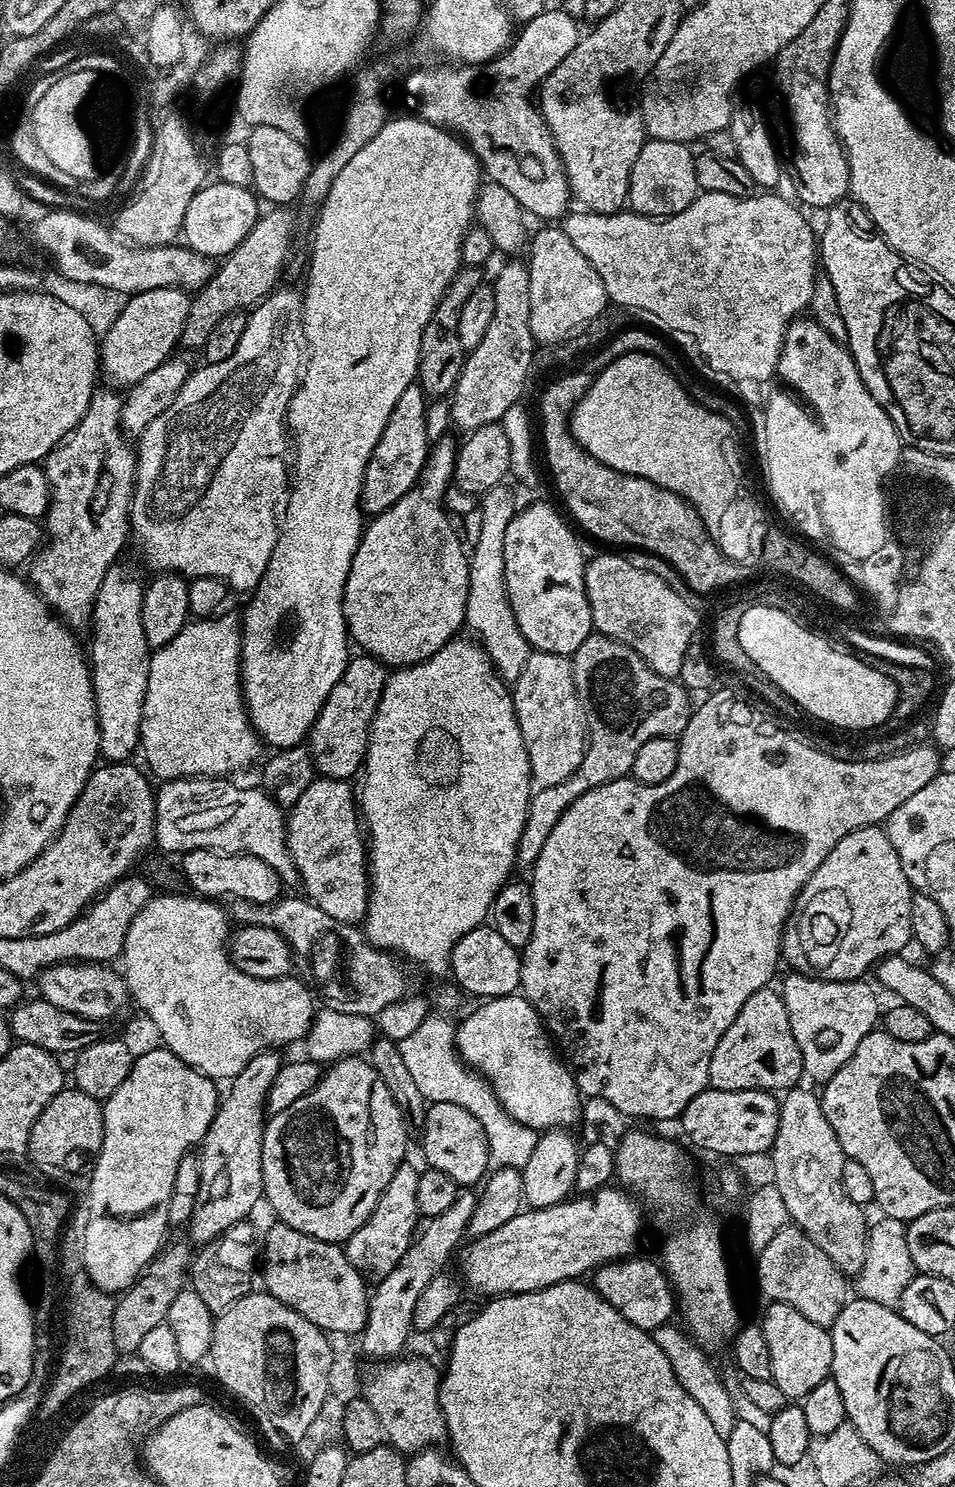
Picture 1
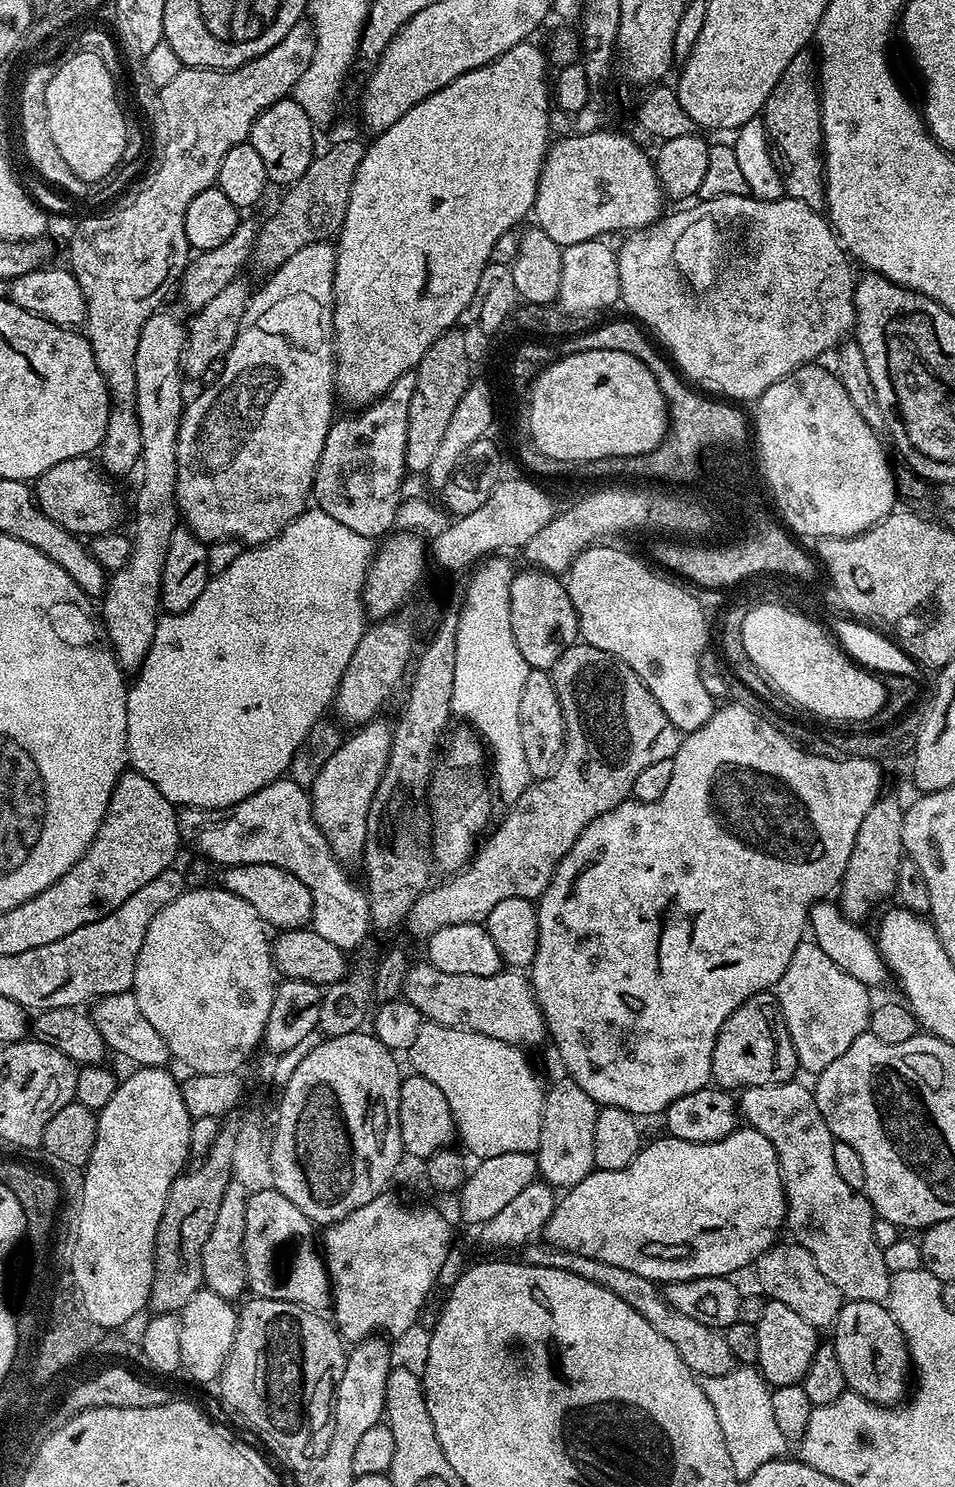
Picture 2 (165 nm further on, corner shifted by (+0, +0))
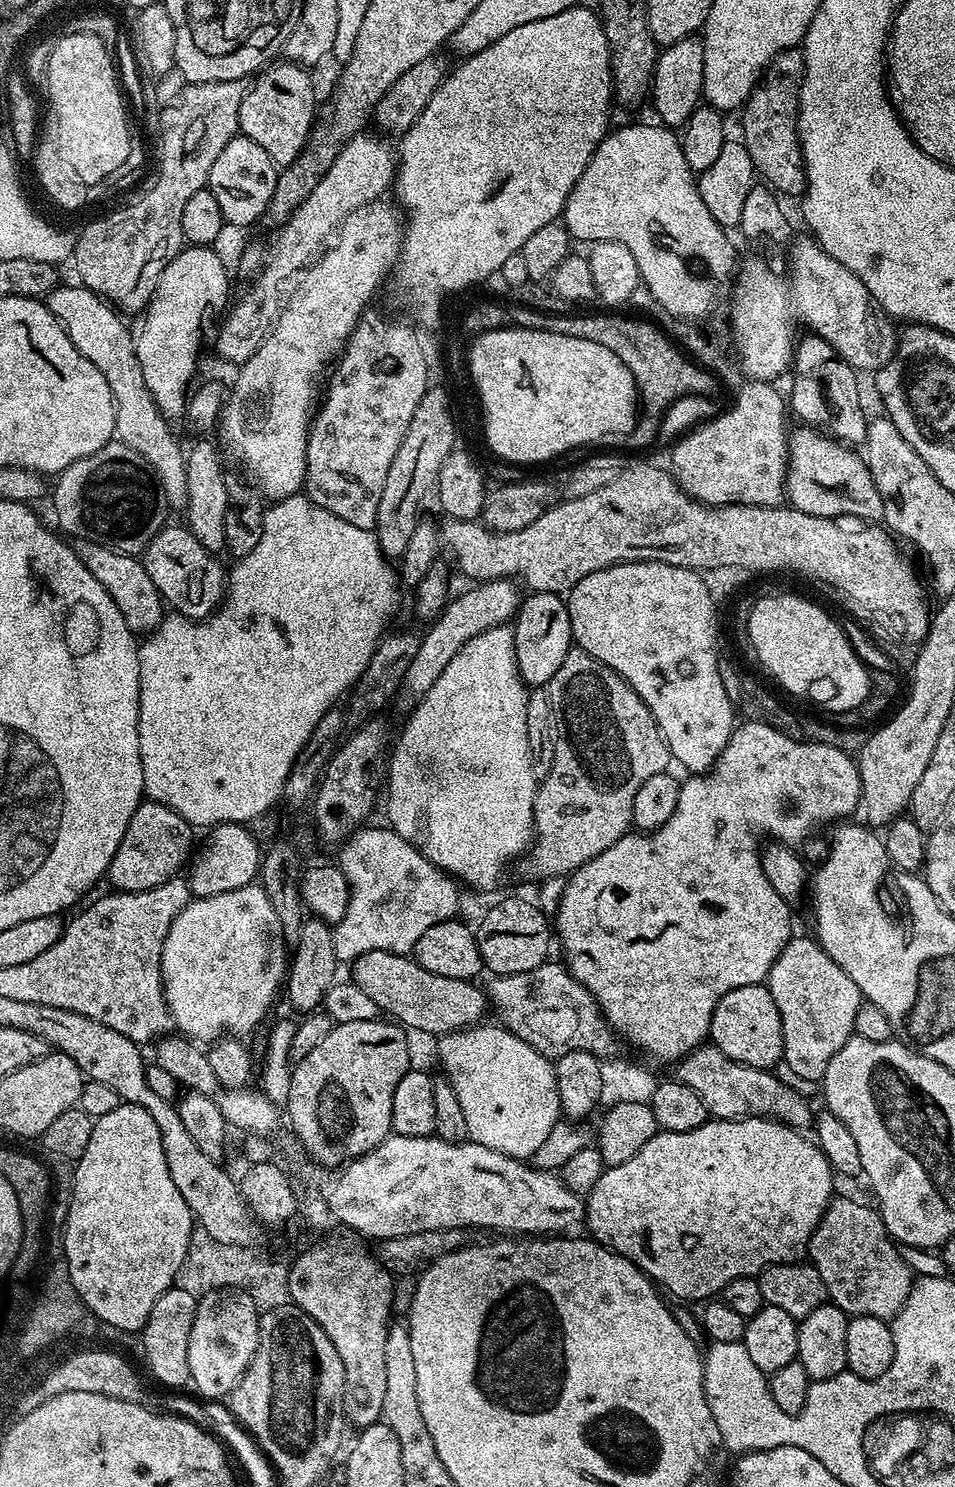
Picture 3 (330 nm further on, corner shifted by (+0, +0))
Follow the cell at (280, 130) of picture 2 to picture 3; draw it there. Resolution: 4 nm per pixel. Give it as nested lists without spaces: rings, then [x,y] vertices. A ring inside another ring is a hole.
[[[291,62],[276,63],[265,67],[251,81],[253,84],[244,93],[238,118],[243,136],[258,142],[258,146],[270,154],[277,169],[283,170],[293,164],[308,145],[308,137],[312,134],[318,116],[318,103],[311,89],[307,67]]]

